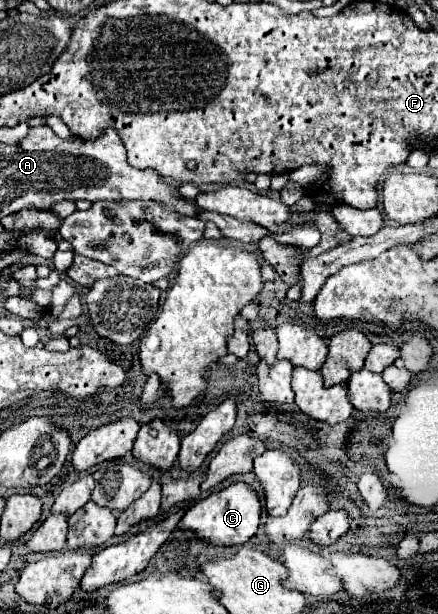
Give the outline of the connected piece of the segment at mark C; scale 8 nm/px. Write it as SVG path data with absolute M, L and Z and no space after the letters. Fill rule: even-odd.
M234 483L218 493L212 493L204 501L196 503L192 509L188 509L178 525L182 531L192 531L198 541L214 545L214 547L232 547L242 545L250 537L256 535L258 523L260 523L260 501L258 495L246 485L246 483Z

